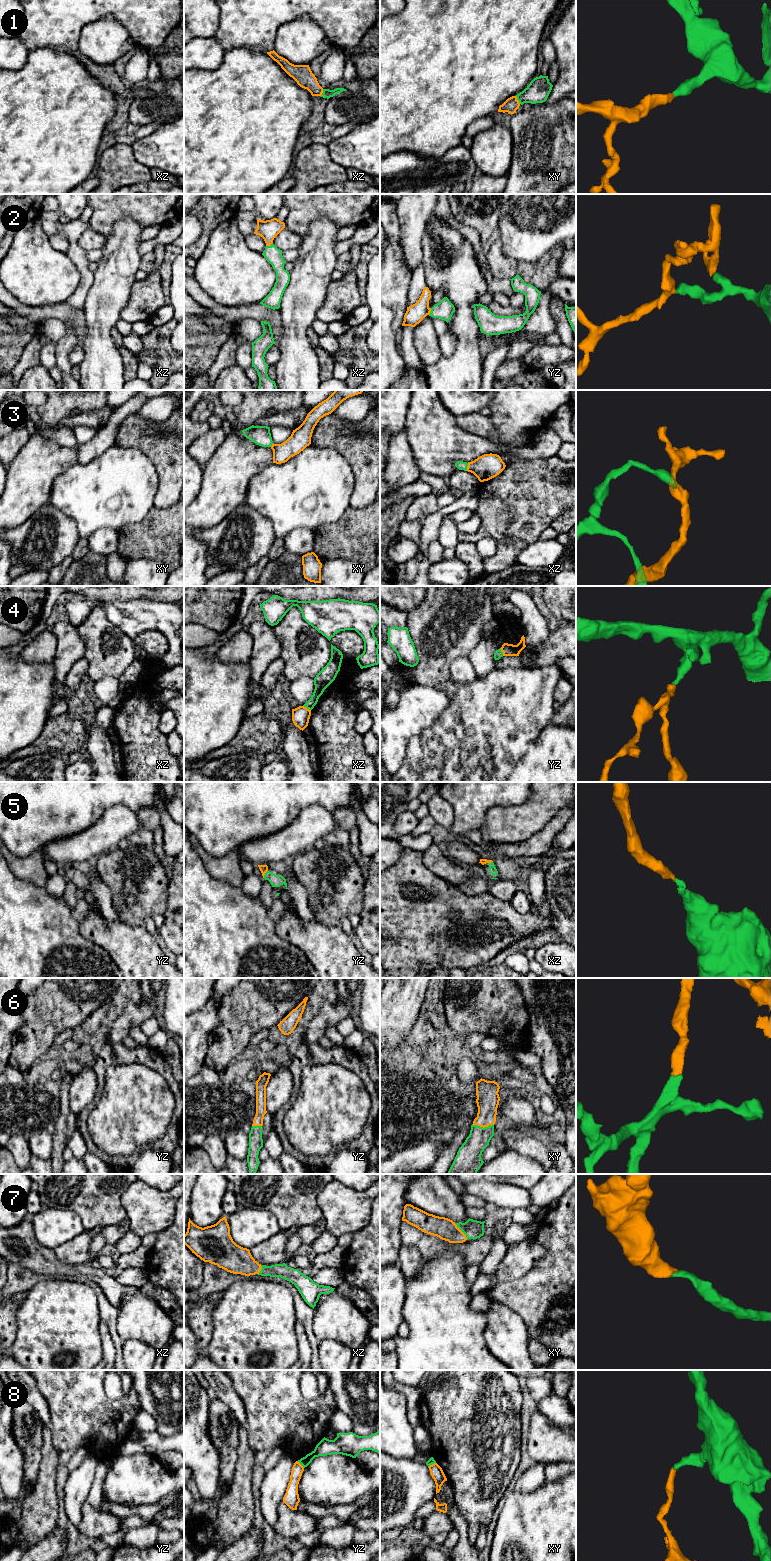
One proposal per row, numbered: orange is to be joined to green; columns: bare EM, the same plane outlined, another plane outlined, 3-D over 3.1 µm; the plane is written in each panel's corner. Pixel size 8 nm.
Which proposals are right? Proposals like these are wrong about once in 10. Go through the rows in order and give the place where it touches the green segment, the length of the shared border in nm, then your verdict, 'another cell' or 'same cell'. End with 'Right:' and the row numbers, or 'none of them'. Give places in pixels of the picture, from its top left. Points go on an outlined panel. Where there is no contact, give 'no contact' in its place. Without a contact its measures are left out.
1: contact xy (517, 99); length 80 nm; same cell
2: contact xz (269, 246); length 70 nm; same cell
3: contact xz (466, 467); length 70 nm; same cell
4: contact xz (307, 708); length 80 nm; another cell
5: contact yz (265, 874); length 70 nm; same cell
6: contact xy (482, 1127); length 180 nm; same cell
7: contact xy (461, 1230); length 170 nm; same cell
8: contact yz (301, 1464); length 80 nm; another cell
Right: 1, 2, 3, 5, 6, 7

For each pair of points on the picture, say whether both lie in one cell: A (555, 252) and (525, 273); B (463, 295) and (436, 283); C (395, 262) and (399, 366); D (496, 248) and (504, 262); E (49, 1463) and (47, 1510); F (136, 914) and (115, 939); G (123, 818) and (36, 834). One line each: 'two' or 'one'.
A: one
B: one
C: one
D: one
E: one
F: two
G: two

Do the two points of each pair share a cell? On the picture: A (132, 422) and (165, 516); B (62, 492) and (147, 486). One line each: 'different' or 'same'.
A: different
B: same

